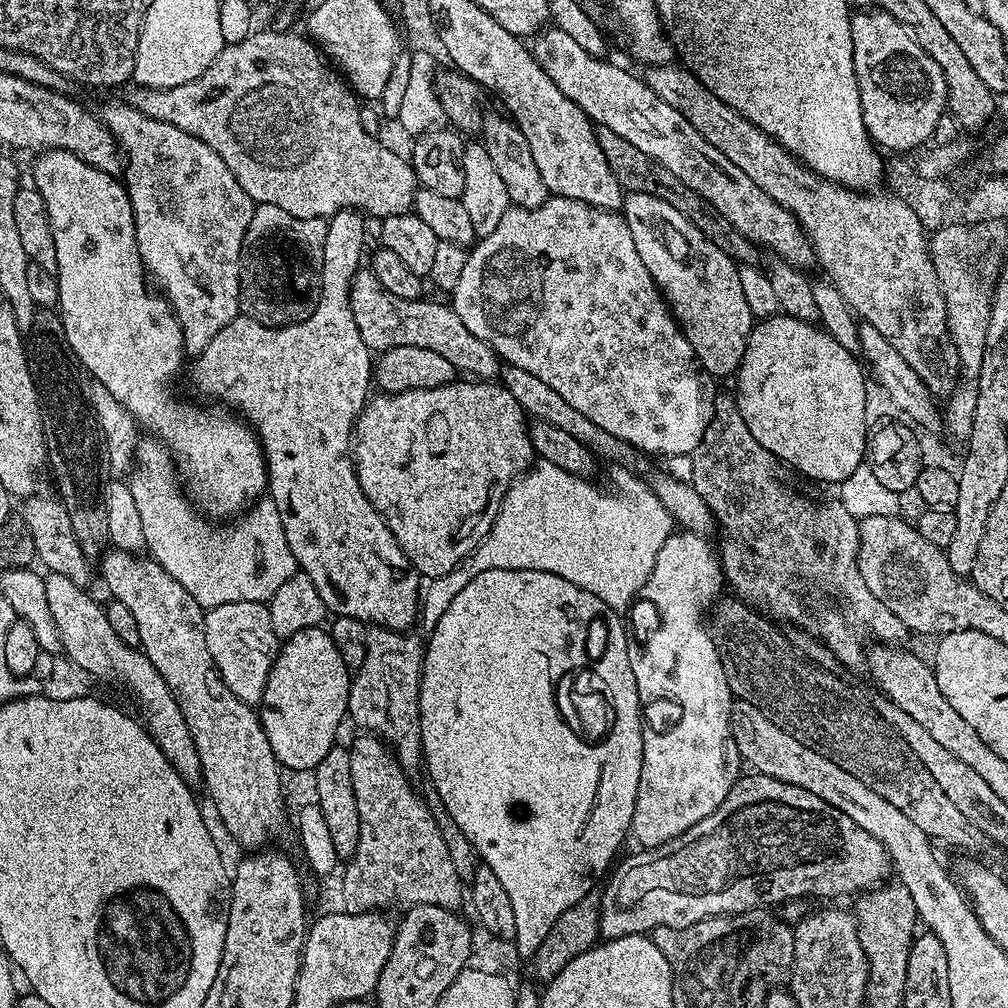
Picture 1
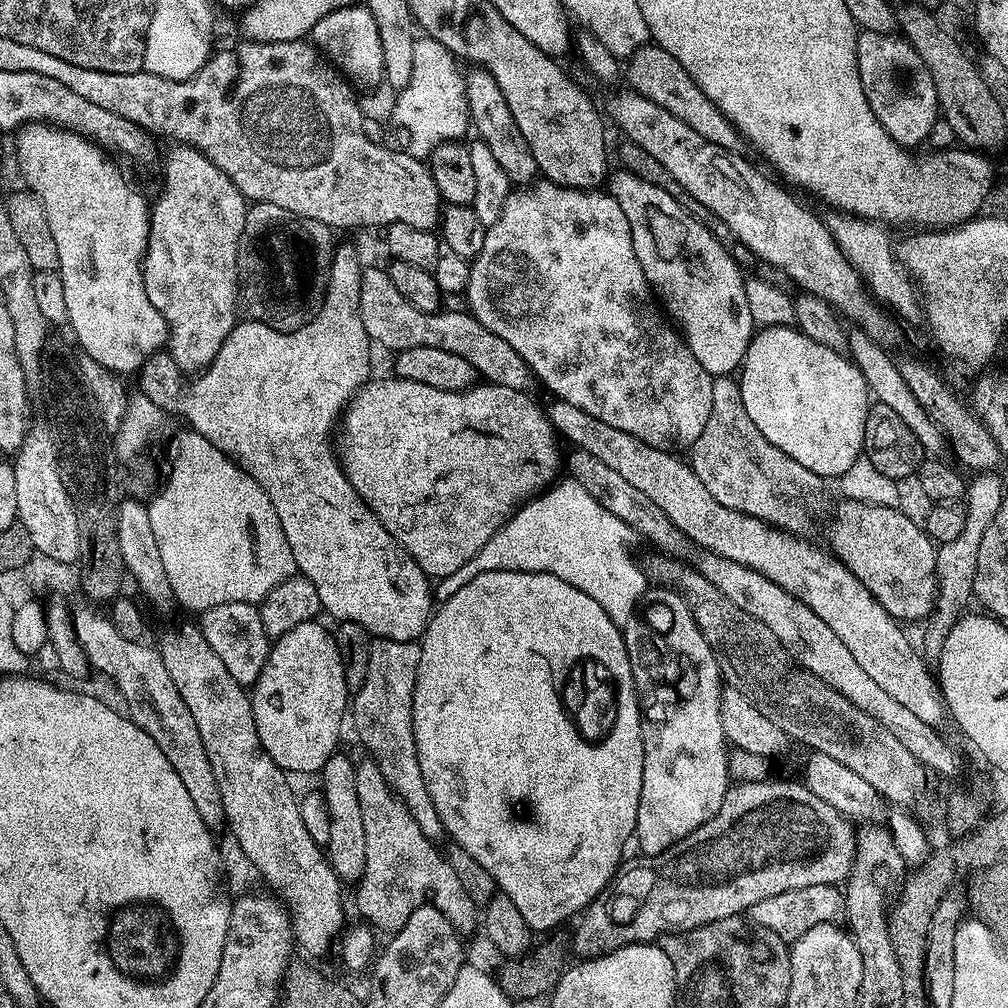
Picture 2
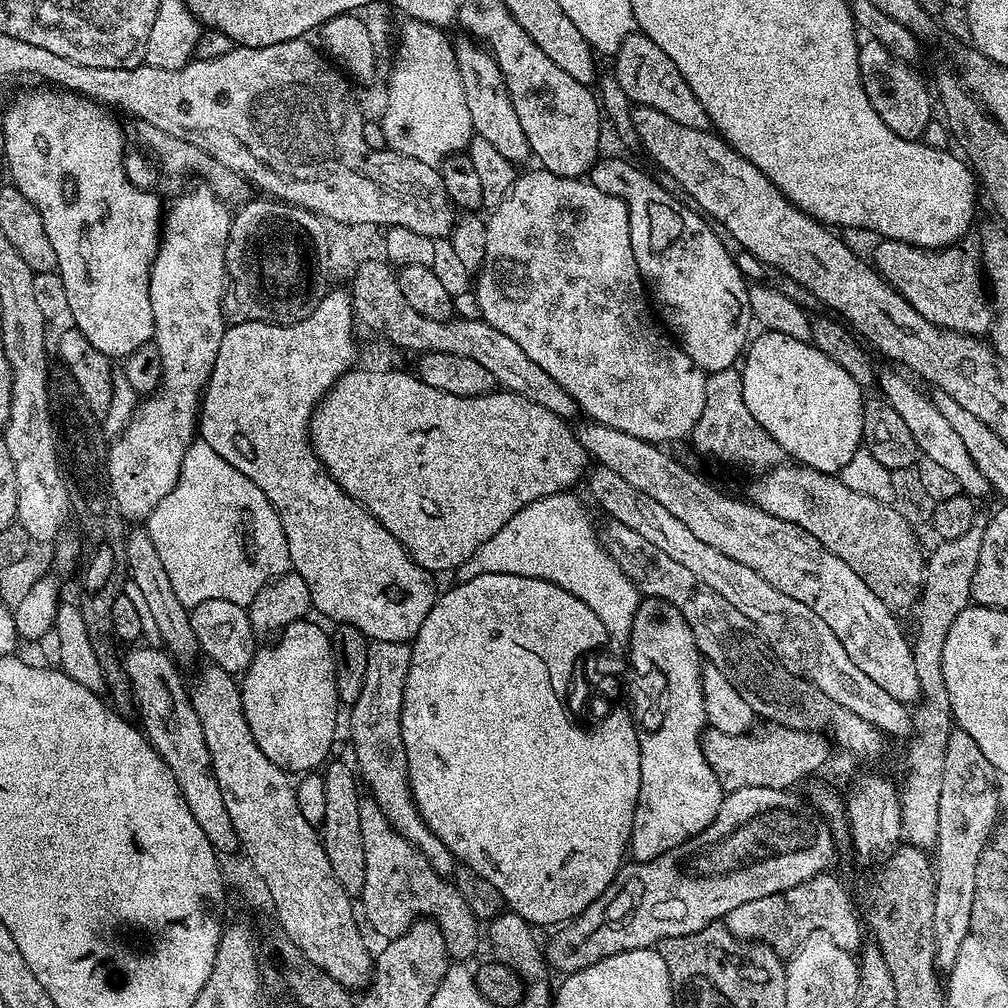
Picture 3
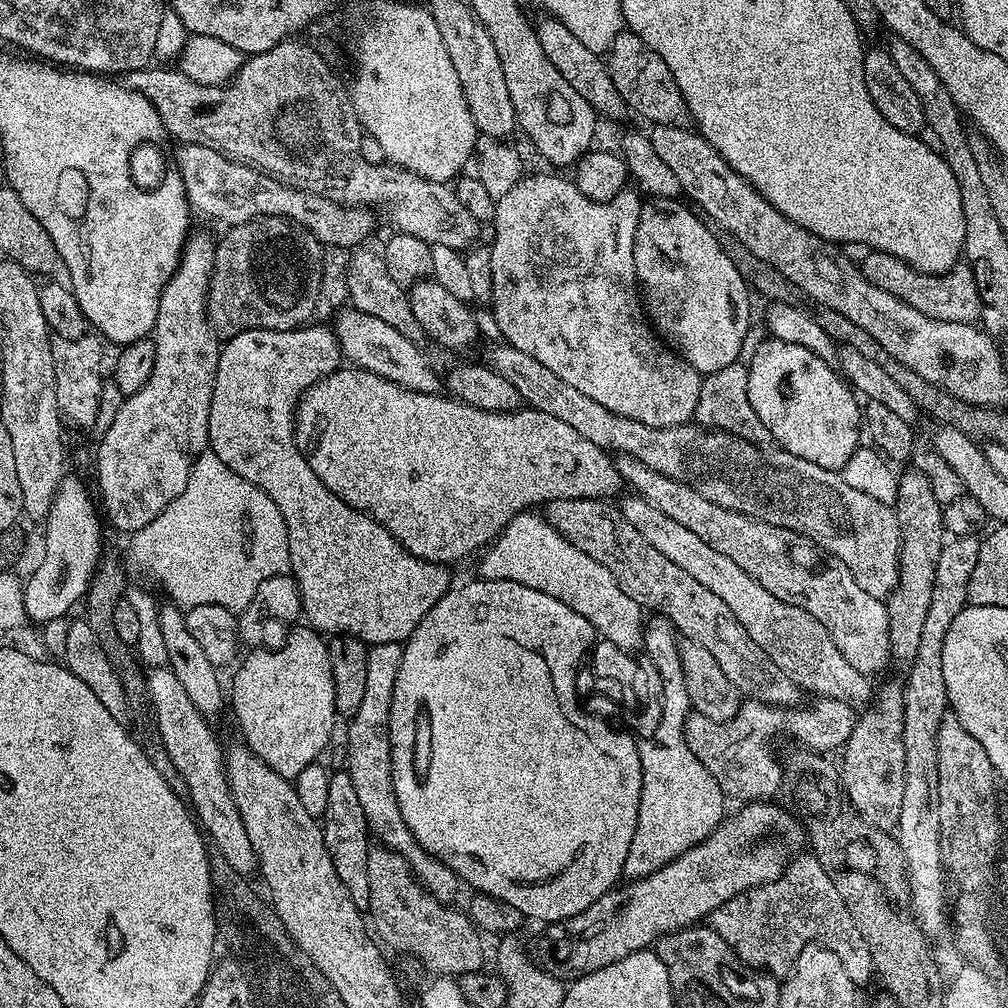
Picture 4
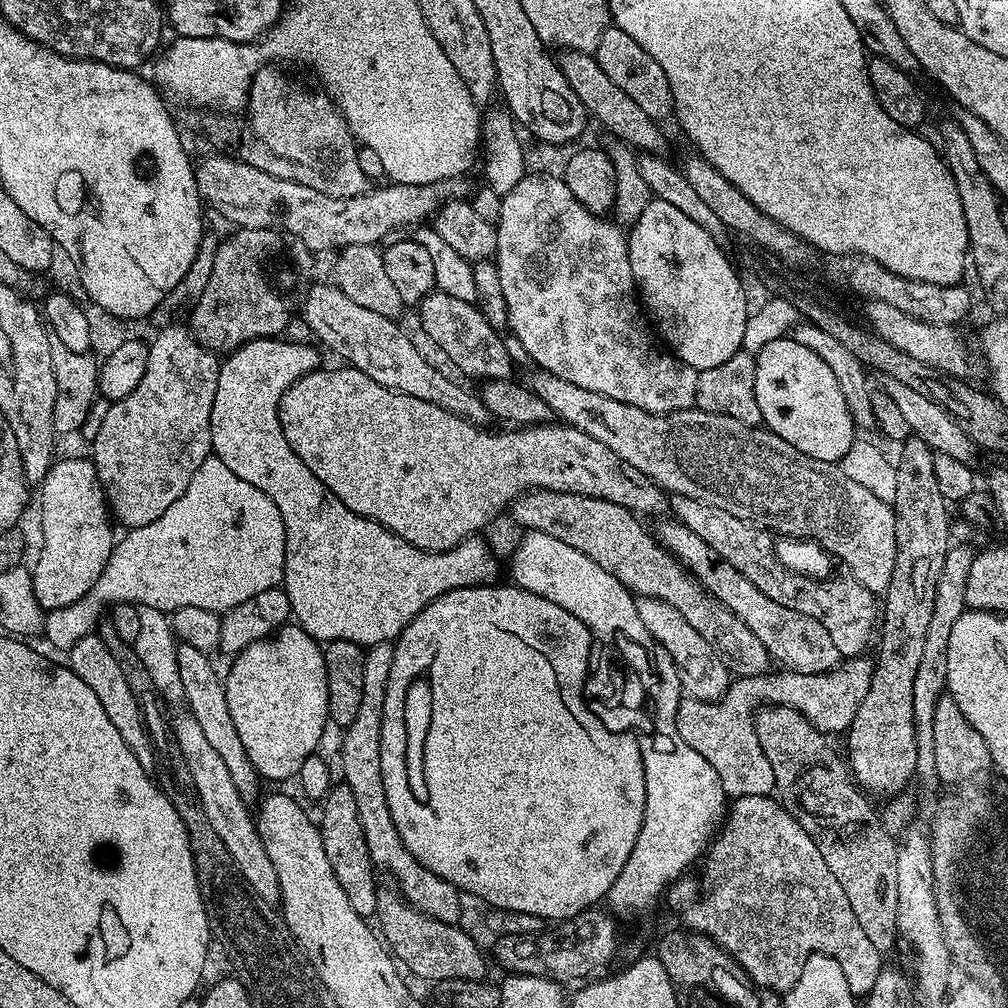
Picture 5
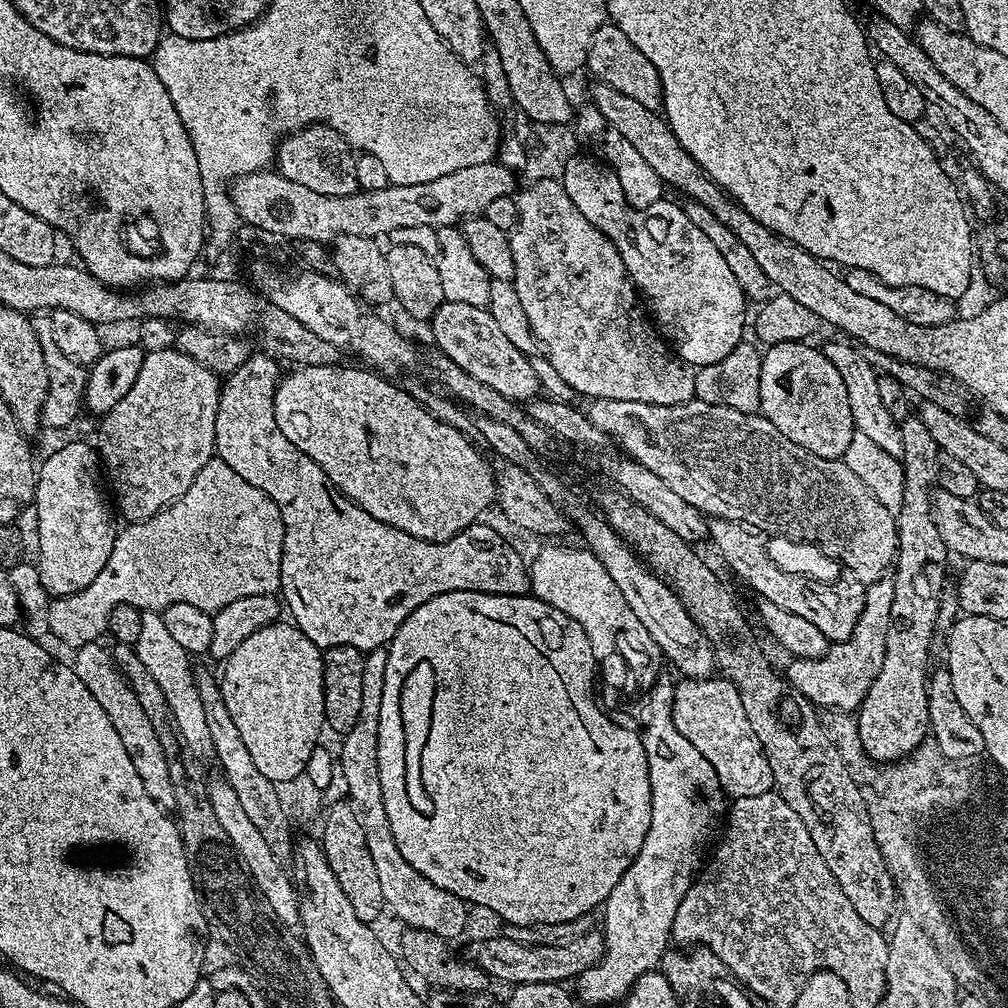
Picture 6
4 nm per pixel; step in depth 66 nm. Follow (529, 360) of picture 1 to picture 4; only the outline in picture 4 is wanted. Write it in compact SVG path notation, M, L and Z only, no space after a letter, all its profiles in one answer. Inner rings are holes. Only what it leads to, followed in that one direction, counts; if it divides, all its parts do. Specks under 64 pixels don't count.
M525 174L510 190L510 194L503 196L496 202L496 219L492 232L490 247L490 274L492 275L492 316L496 319L496 328L501 332L503 339L509 344L513 344L522 354L530 354L530 358L538 358L542 366L547 366L562 382L567 382L570 386L575 386L581 394L586 394L586 398L594 398L598 406L606 406L614 414L622 418L630 418L634 422L642 422L651 428L669 428L679 424L687 424L695 417L698 406L698 394L700 393L700 381L702 373L694 370L690 362L686 362L680 357L680 353L673 350L669 345L660 339L655 328L652 327L648 313L642 307L642 292L637 287L636 267L634 266L634 242L636 241L636 231L640 221L640 209L642 207L641 193L635 187L625 186L618 195L608 201L607 204L593 204L586 202L582 190L578 190L575 182L568 184L544 184L540 176Z

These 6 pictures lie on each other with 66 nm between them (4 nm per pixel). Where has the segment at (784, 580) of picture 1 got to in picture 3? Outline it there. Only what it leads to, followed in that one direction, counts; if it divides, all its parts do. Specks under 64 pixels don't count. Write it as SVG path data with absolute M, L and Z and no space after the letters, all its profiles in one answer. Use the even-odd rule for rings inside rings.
M735 367L707 373L706 406L702 406L702 418L694 426L690 442L704 456L717 460L720 464L733 464L736 468L756 468L767 470L785 463L782 446L758 426L758 418L750 414L746 398L742 398L742 378Z

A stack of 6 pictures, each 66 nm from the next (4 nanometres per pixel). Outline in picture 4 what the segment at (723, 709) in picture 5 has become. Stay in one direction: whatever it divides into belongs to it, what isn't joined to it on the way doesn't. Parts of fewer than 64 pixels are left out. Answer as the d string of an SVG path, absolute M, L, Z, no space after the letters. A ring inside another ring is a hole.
M753 697L743 699L740 710L732 720L716 722L712 718L694 712L689 715L684 724L684 737L691 753L710 771L711 776L718 782L719 788L727 799L740 800L739 802L762 802L773 799L773 796L780 788L782 782L782 766L772 750L772 739L776 734L789 732L794 736L805 749L820 754L828 754L830 750L843 749L844 743L850 738L858 719L858 712L853 705L841 700L830 700L827 698L813 699L810 706L781 706L766 704Z

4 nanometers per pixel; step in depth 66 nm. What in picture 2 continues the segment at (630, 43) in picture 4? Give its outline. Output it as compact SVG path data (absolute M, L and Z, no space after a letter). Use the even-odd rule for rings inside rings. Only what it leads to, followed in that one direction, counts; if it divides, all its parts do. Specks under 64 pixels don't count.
M649 42L627 57L626 64L628 64L628 70L626 66L627 87L631 91L642 94L642 98L654 102L660 108L670 110L670 114L674 114L674 118L686 122L686 126L690 126L690 130L702 134L702 138L714 142L720 148L725 148L727 152L739 153L741 151L742 137L739 130L725 118L722 110L718 110L718 106L714 106L714 102L710 102L710 98L706 98L706 94L702 94L702 90L698 90L698 82L694 82L694 78L690 78L690 74L686 74L686 70L682 70L682 65L674 58L670 58L670 54L666 54L666 50L657 48L655 43Z

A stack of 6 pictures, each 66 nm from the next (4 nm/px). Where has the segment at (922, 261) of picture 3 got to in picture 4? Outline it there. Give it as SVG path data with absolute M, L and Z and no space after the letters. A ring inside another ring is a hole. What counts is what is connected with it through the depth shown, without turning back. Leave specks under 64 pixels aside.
M871 250L863 253L864 261L859 261L860 273L874 286L886 290L886 294L894 294L904 304L914 306L922 314L929 316L931 320L942 322L962 322L971 324L980 320L980 295L978 286L974 282L974 274L967 266L957 266L943 276L926 274L914 270L902 258L894 258L894 254L874 252Z

